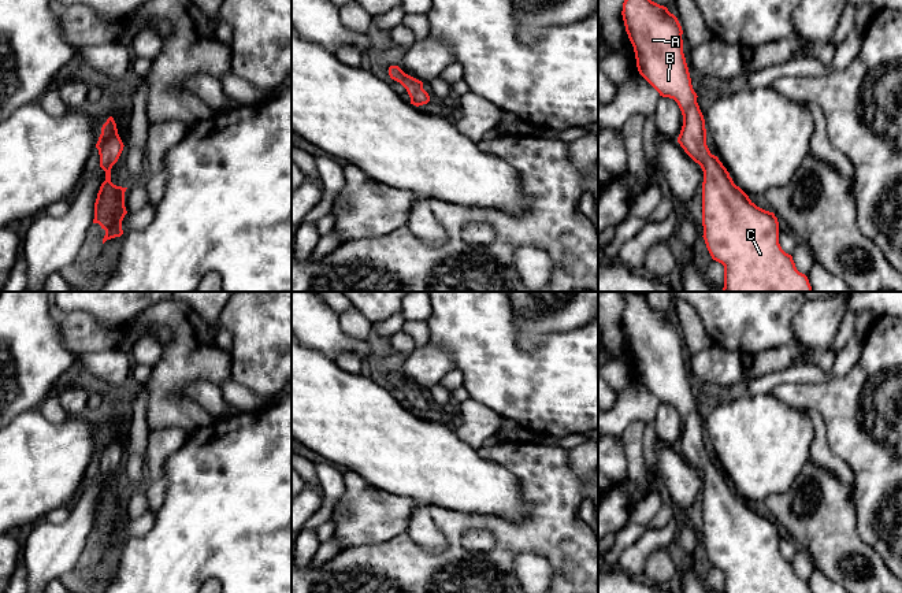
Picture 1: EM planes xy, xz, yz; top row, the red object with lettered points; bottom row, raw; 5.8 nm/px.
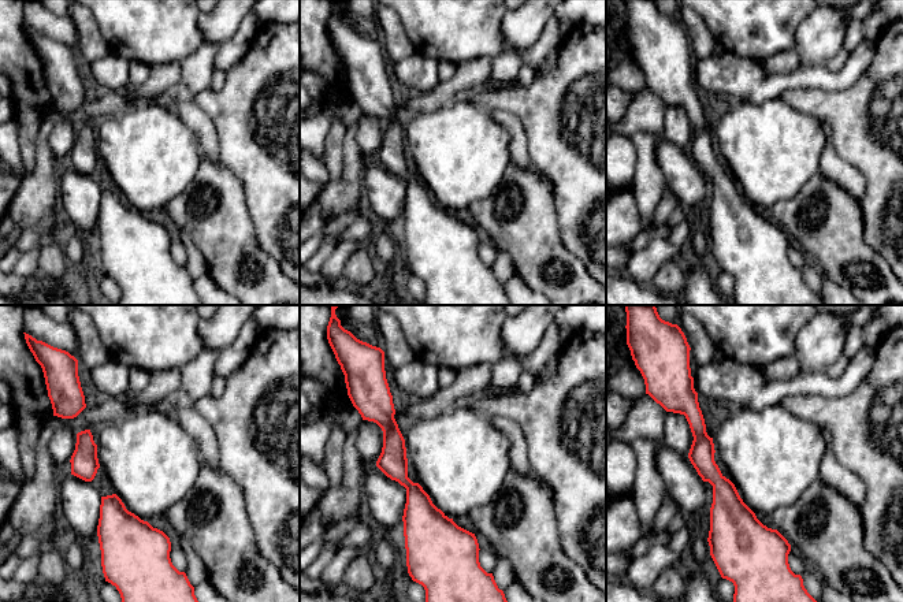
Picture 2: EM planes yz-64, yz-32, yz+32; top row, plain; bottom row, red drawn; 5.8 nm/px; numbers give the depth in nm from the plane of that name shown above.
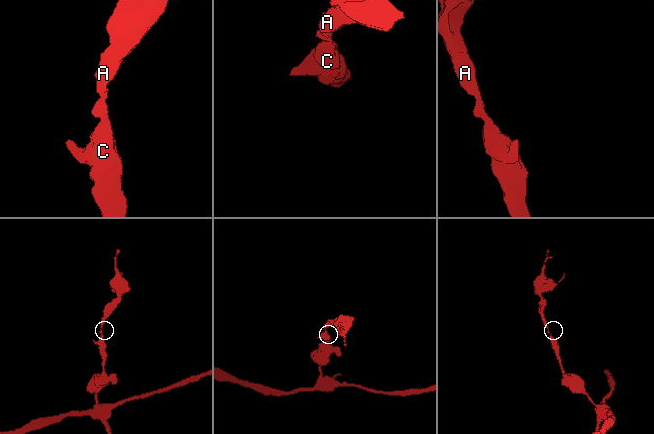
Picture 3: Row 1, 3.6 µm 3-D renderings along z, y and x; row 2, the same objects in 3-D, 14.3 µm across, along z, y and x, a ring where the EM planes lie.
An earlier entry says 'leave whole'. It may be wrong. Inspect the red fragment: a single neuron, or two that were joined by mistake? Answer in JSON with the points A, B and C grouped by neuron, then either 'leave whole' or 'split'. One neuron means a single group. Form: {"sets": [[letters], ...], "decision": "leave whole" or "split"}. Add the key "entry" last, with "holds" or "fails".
{"sets": [["A", "B"], ["C"]], "decision": "split", "entry": "fails"}

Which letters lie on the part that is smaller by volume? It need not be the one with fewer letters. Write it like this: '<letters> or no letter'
A, B

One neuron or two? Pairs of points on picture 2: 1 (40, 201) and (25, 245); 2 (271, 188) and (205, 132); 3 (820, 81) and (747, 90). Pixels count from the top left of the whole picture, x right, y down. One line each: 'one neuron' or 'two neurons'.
1: two neurons
2: two neurons
3: one neuron

